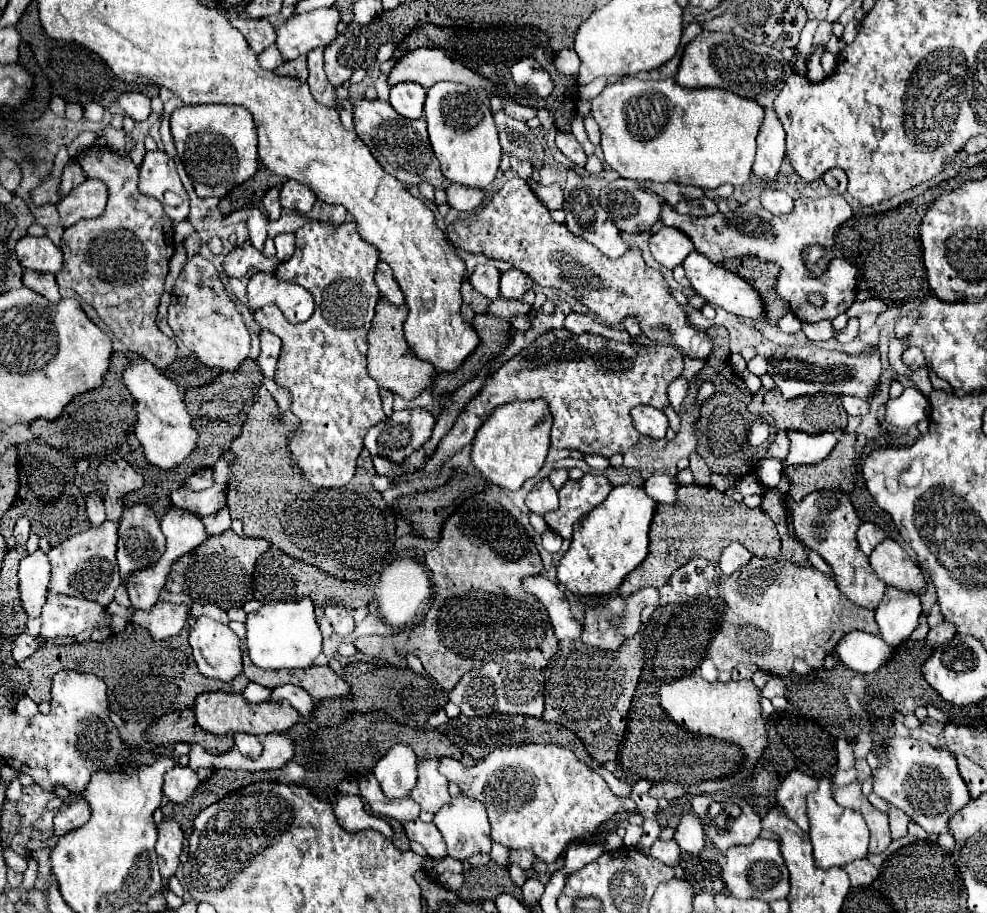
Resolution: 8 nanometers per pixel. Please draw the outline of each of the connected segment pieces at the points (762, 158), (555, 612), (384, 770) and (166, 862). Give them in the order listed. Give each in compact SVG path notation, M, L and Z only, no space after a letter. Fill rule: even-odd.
M766 110L764 124L758 134L758 152L752 166L752 172L758 180L774 180L782 160L786 158L784 128L774 110Z
M544 574L538 576L528 576L522 582L522 588L526 588L526 592L530 592L536 600L540 600L550 616L554 634L560 642L564 640L578 640L582 626L572 618L570 614L570 602L564 594L564 590L560 590L560 586L552 580L548 580Z
M396 744L378 760L374 776L388 798L406 798L418 782L418 758L408 746Z
M162 820L158 824L158 842L156 842L156 852L158 852L158 864L160 864L160 874L164 882L176 872L178 868L178 858L182 852L182 828L176 820Z

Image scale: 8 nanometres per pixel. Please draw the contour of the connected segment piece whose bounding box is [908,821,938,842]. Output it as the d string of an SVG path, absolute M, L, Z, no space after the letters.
M910 821L908 824L908 833L912 834L918 840L928 840L928 842L936 842L936 834L927 833L919 824L914 821Z

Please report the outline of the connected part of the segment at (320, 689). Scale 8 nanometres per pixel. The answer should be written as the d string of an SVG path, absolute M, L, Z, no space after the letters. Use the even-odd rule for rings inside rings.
M246 652L242 654L242 660L244 660L244 676L250 682L258 682L266 688L296 684L304 688L314 700L340 698L340 696L346 696L350 690L346 680L340 674L336 674L330 666L312 666L306 672L304 670L260 670L260 668L254 668Z

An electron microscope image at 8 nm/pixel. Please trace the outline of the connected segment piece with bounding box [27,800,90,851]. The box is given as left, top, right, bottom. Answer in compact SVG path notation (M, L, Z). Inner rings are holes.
M80 800L80 802L74 802L74 804L64 804L56 818L54 818L54 834L44 842L37 840L29 840L27 848L31 851L39 850L46 846L52 848L56 845L58 836L74 830L74 828L80 828L82 824L86 824L86 820L90 818L90 808L86 808L86 804Z

